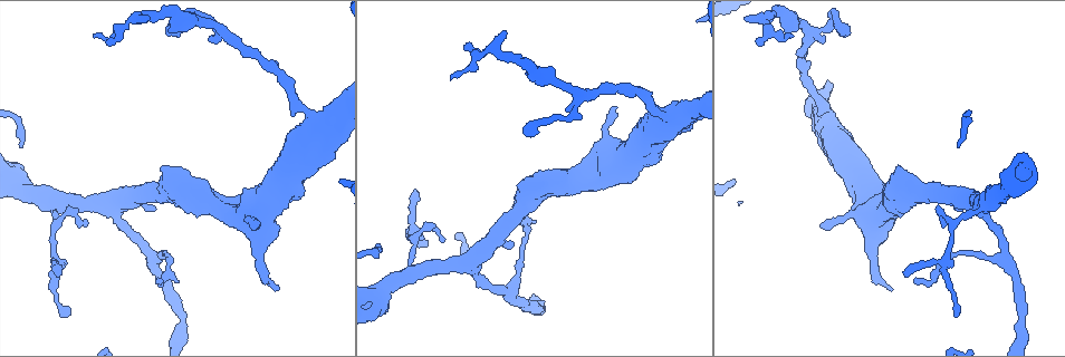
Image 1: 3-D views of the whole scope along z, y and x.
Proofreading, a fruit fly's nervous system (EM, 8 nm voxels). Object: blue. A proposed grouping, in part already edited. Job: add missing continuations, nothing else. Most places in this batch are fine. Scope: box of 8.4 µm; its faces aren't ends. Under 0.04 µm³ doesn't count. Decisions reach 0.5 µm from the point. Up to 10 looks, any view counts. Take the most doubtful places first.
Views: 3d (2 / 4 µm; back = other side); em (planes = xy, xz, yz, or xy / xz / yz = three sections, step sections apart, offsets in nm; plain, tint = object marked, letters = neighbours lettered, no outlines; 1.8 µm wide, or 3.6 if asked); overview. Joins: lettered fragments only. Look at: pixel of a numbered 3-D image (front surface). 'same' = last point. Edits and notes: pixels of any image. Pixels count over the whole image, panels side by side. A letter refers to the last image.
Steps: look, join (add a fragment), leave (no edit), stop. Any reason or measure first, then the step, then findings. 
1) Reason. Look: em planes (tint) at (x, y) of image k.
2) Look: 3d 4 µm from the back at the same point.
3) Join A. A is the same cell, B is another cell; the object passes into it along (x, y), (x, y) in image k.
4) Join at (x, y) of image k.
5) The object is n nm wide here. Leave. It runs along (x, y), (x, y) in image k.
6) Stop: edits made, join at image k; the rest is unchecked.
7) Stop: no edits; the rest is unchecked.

Tapers out. Look: em xz step 8 (letters) at (59, 276) of image 1.

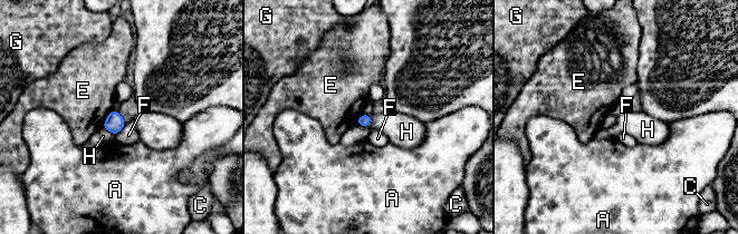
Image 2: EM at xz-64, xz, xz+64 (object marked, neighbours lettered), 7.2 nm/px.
Leave. A, C, E, F, G and H are other cells; a border runs along (372, 115), (367, 126), (356, 125) in image 2; none of them fits.

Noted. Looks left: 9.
Thick turns thin. Look: em yz step 8 (letters) at (617, 169) of image 1.

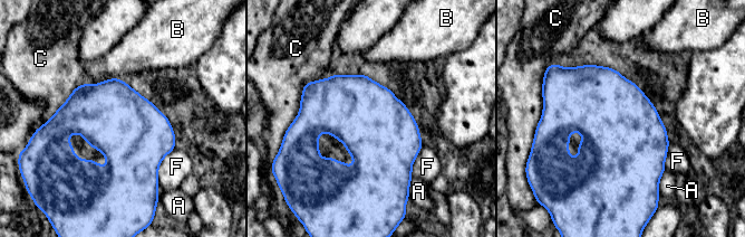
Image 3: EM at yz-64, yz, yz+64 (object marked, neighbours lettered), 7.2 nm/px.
The longest contact is with C, 440 nm. Leave. A, B, C and F are other cells; no lettered fragment goes on from it.

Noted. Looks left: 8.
Thin end. Look: em planes (letters) at (918, 280) of image 1.

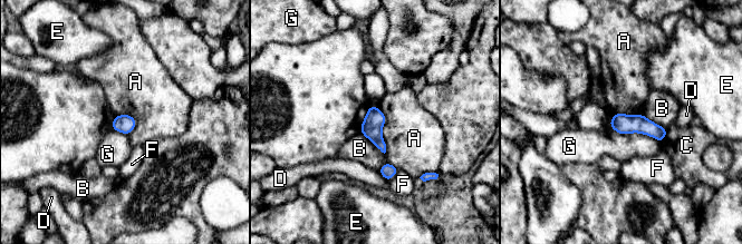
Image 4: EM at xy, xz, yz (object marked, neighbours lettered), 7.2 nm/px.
Leave. A, B, C, D, E, F and G are other cells; a border runs along (374, 105), (385, 116), (386, 152) in image 4; no lettered fragment goes on from it.

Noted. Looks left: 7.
Tapers out. Look: em planes (letters) at (167, 35) of image 1.

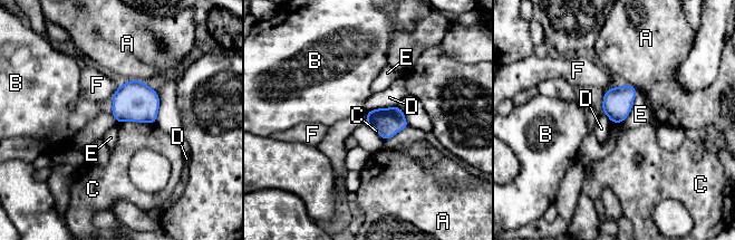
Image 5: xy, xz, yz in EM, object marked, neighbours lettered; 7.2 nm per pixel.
Leave. A, B, C, D, E and F are other cells; a border runs along (154, 123), (123, 121), (118, 124) in image 5; no lettered fragment goes on from it.

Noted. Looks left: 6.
Stop: no edits; the rest is unchecked.

